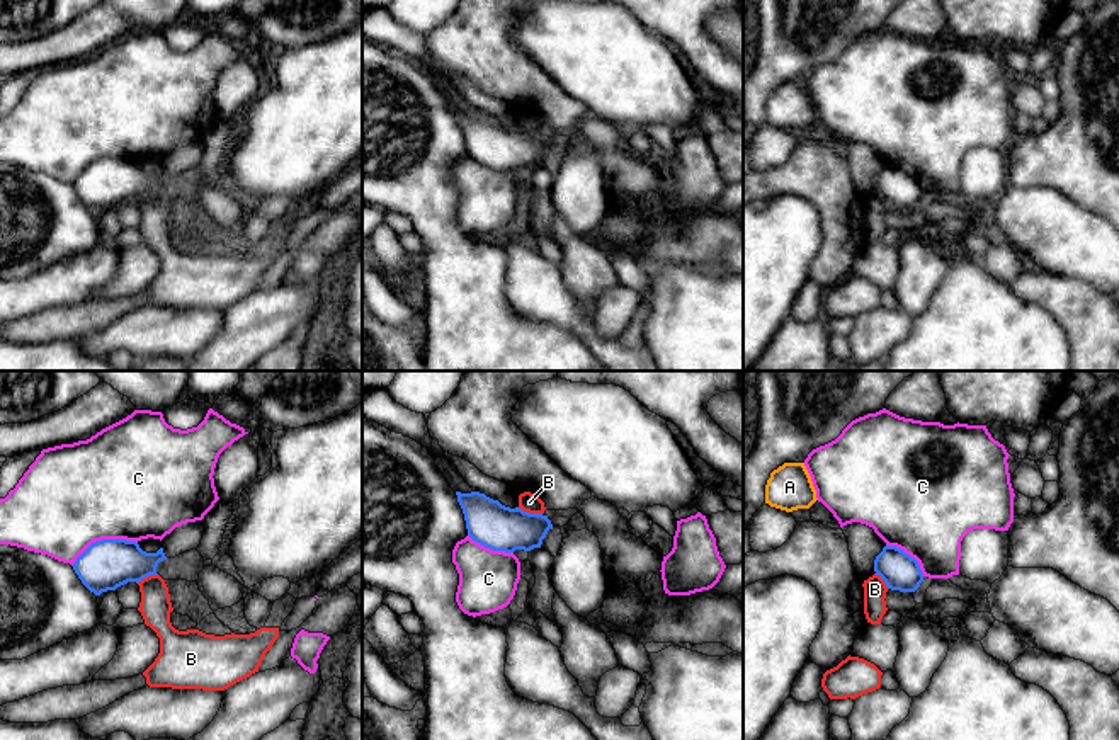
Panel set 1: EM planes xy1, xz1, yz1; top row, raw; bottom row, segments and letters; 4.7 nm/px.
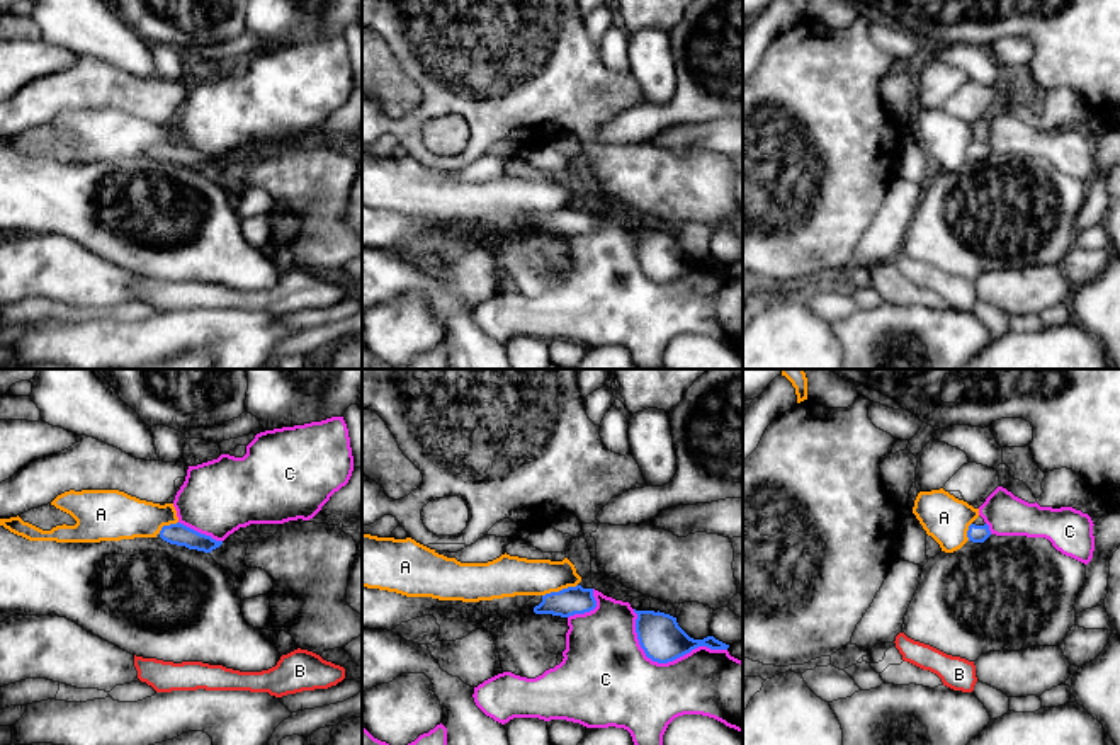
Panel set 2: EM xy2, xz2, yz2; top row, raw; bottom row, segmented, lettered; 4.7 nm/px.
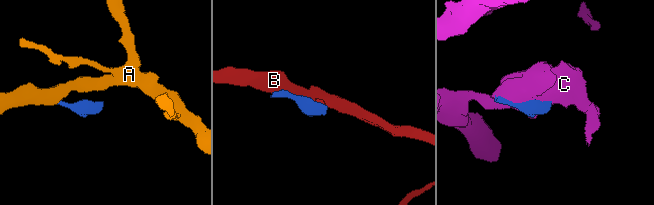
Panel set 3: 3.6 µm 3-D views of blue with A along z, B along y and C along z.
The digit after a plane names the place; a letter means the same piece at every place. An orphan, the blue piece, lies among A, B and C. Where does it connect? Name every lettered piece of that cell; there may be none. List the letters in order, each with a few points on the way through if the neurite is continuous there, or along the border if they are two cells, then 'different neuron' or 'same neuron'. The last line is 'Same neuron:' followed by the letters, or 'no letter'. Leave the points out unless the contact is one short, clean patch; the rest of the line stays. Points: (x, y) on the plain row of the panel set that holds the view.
A: along xz2 (576, 203), (543, 215) | different neuron
B: along xz1 (517, 126), (541, 133) | different neuron
C: different neuron
Same neuron: no letter

